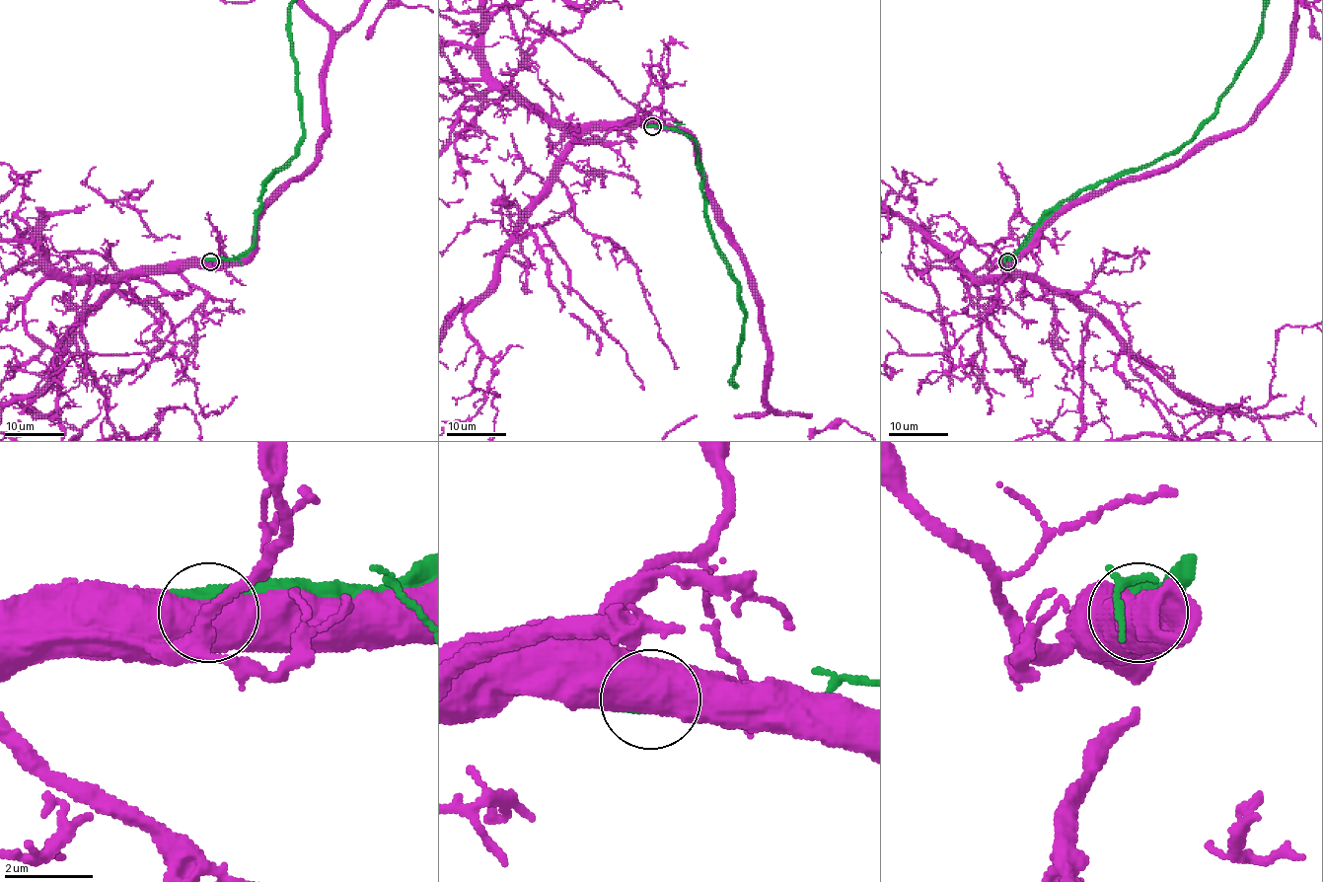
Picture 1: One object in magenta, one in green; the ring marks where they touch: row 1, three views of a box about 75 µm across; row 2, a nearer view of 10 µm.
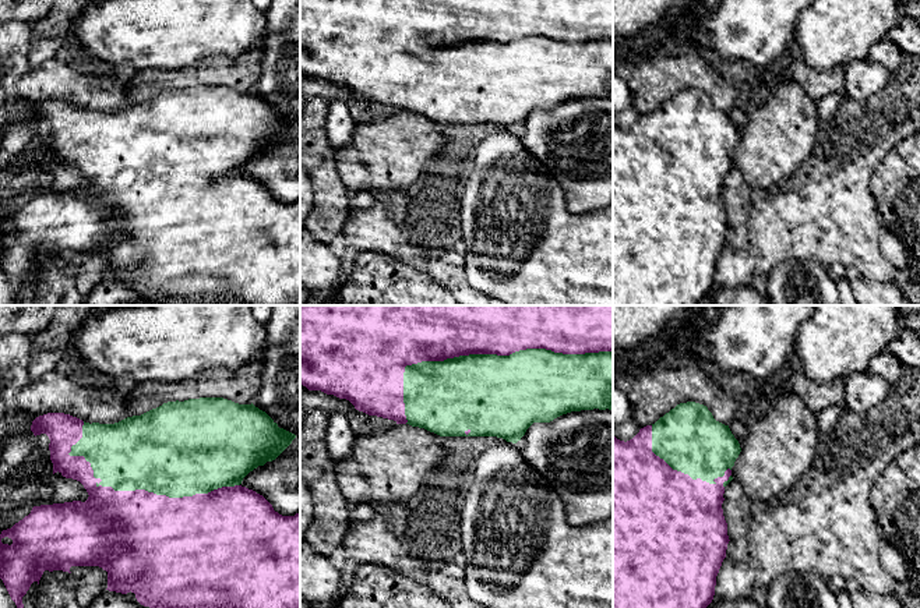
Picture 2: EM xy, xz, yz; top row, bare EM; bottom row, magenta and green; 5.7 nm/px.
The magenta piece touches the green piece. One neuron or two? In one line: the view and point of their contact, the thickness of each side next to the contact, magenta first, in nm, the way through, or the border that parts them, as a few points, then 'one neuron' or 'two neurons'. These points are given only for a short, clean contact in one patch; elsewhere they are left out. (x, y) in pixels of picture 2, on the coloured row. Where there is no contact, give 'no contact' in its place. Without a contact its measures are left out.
xz (480, 353) | 500/460 nm | one neuron

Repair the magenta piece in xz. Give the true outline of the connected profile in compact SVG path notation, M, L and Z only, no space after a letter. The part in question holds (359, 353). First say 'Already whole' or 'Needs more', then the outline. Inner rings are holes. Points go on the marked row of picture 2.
Needs more. M300 305L300 383L309 390L346 399L356 410L369 416L424 428L440 436L497 436L517 443L533 423L550 423L571 411L613 410L613 305Z

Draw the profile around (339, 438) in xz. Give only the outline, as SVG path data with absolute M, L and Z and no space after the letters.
M329 414L325 434L325 445L329 456L334 460L348 459L353 452L357 436L359 435L352 431L346 414Z

